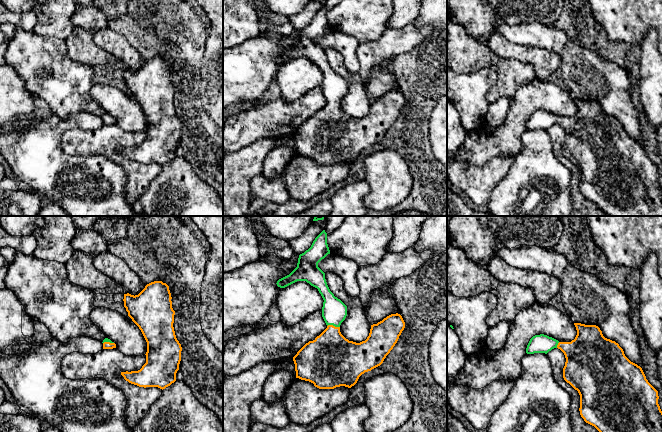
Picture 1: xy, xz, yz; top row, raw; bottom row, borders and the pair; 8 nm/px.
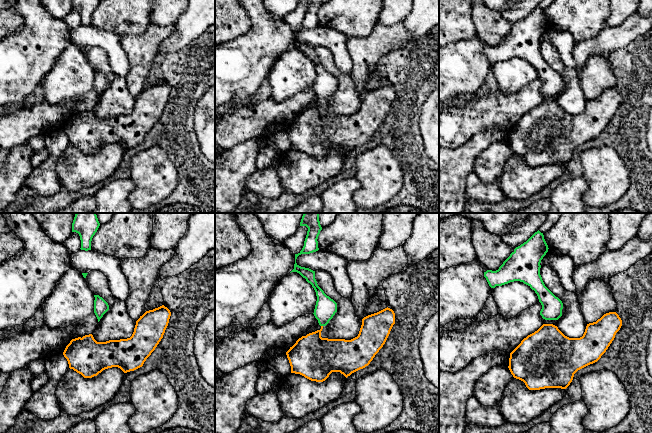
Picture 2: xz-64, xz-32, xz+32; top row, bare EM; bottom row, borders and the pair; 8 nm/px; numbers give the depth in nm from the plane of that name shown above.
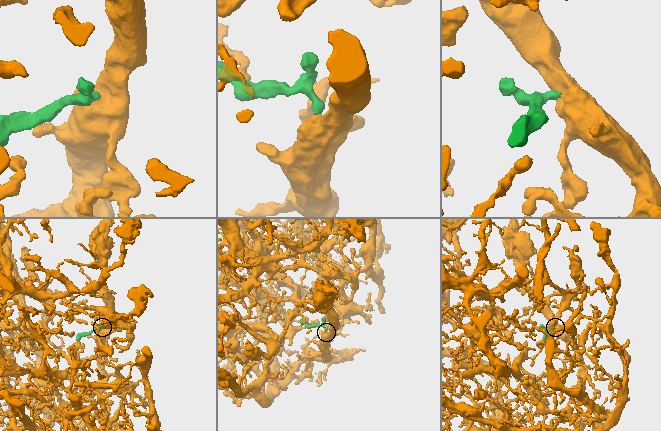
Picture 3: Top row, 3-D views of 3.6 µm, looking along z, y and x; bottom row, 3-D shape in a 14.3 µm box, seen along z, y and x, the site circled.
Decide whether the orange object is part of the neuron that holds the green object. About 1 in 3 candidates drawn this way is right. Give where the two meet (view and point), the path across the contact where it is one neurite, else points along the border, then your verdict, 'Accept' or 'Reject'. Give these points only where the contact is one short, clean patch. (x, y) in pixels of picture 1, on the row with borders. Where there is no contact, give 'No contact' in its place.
Touches green at xz (333, 325). Path across: xz (334, 311), (333, 325), (331, 356). Accept

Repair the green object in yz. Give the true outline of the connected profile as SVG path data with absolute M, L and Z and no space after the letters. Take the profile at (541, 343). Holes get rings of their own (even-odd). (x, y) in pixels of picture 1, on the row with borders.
M574 323L577 335L571 342L559 342L544 334L533 336L527 354L560 349L566 358L563 378L580 395L580 415L599 432L662 432L662 411L658 391L648 382L640 366L631 362L618 343L603 336L596 325Z

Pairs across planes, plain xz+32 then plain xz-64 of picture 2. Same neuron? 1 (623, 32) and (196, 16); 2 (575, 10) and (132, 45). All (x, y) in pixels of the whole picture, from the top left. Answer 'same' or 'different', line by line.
1: different
2: different

